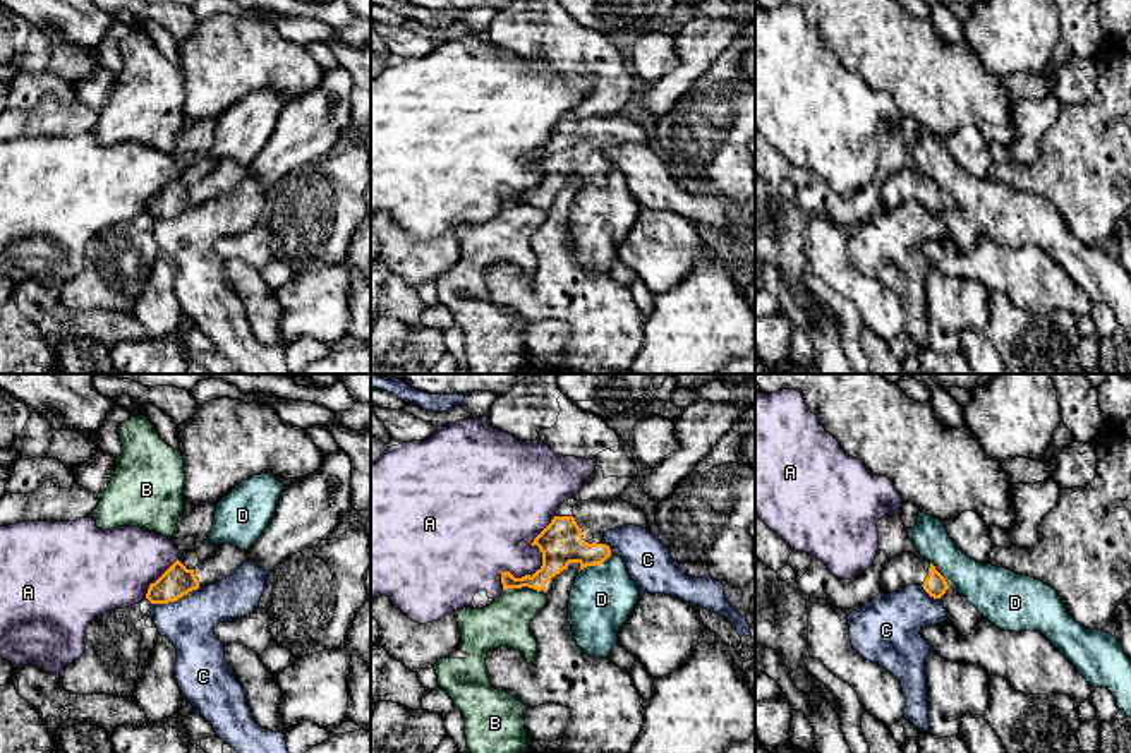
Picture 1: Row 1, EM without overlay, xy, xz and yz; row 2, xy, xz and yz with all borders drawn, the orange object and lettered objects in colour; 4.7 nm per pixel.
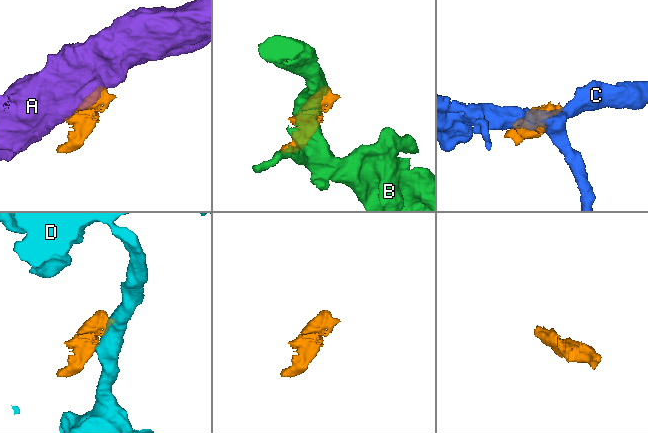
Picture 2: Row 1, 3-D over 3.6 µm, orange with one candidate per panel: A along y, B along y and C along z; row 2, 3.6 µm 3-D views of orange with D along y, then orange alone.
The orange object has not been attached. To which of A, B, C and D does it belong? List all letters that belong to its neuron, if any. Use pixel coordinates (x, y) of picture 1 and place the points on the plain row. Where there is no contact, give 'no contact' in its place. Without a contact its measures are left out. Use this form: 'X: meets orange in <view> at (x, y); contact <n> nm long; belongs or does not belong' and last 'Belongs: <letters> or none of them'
A: meets orange in xz at (534, 160); contact 300 nm long; does not belong
B: meets orange in xz at (522, 201); contact 170 nm long; does not belong
C: meets orange in xy at (174, 216); contact 240 nm long; does not belong
D: meets orange in xz at (594, 180); contact 180 nm long; does not belong
Belongs: none of them

